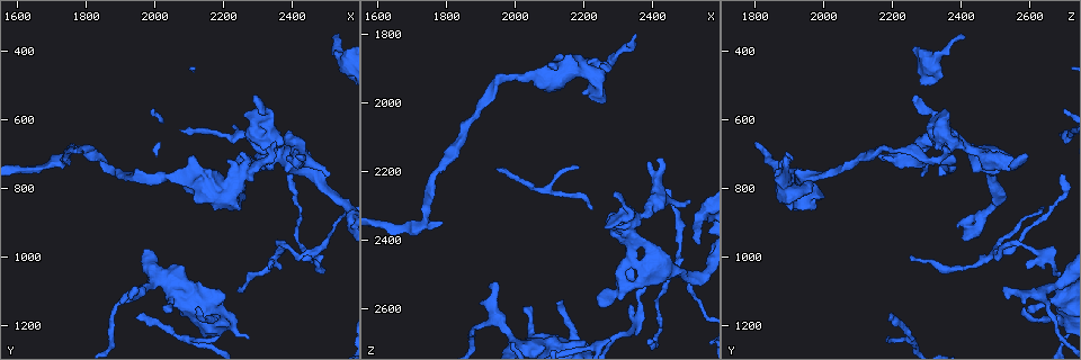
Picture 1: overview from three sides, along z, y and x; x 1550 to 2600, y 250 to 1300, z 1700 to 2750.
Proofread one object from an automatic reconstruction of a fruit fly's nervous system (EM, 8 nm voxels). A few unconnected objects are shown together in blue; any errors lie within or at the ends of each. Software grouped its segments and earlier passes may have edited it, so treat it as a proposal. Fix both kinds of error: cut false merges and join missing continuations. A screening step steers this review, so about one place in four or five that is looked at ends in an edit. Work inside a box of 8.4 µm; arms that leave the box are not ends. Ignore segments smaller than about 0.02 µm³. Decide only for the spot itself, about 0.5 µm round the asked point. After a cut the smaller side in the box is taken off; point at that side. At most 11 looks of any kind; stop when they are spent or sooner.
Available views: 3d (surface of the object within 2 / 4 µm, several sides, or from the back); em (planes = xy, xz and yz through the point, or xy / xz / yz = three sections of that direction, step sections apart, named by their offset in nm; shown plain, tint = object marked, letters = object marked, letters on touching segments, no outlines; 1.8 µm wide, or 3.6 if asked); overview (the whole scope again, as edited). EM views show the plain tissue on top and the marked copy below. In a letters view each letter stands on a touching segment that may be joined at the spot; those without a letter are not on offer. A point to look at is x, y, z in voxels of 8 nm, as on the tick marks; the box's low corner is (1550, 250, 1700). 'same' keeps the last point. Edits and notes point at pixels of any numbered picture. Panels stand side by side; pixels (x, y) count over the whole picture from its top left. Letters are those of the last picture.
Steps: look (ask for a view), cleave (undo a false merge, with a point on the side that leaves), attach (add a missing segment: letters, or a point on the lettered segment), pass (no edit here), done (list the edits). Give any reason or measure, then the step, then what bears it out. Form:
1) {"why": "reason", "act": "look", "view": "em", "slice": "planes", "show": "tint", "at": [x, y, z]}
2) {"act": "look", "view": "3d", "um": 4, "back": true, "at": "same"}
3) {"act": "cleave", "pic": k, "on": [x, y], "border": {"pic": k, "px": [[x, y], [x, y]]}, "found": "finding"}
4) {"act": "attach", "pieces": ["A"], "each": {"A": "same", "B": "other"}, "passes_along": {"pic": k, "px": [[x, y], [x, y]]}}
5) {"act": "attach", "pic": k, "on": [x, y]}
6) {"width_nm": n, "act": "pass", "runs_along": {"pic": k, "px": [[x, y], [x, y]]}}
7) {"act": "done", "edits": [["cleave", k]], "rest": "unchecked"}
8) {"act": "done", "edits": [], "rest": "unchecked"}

{"act": "look", "view": "em", "slice": "xy", "step": 16, "show": "tint", "at": [2465, 985, 2490]}

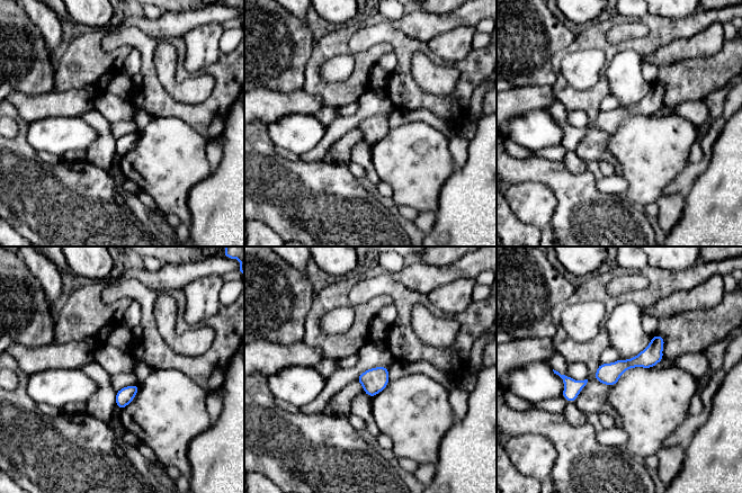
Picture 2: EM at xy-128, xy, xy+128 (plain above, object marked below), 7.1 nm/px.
{"act": "look", "view": "em", "slice": "xy", "step": 16, "show": "letters", "at": "same"}

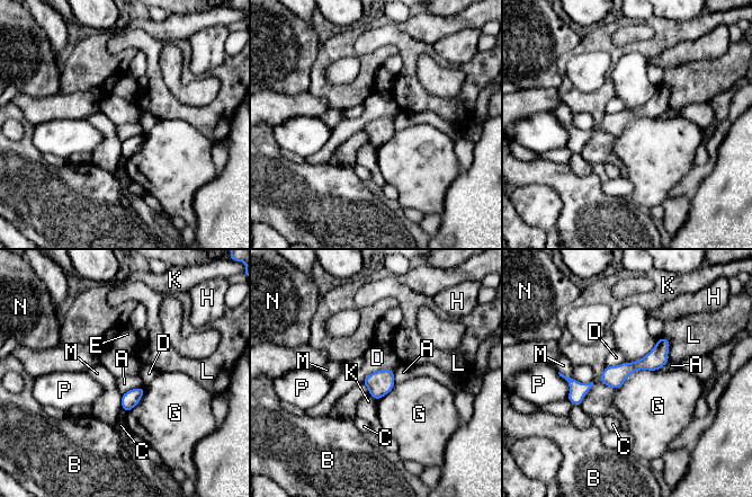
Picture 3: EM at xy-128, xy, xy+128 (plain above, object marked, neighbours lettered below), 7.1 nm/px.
{"width_nm": 140, "act": "pass", "each": {"A": "other", "B": "other", "C": "other", "D": "other", "E": "other", "G": "other", "H": "other", "K": "other", "L": "other", "M": "other", "N": "other", "P": "other"}, "border": {"pic": 3, "px": [[393, 369], [376, 370], [361, 381]]}, "found": "one neuron here"}

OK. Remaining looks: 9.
{"why": "an open end", "act": "look", "view": "em", "slice": "xy", "step": 16, "show": "letters", "at": [2420, 710, 2165]}

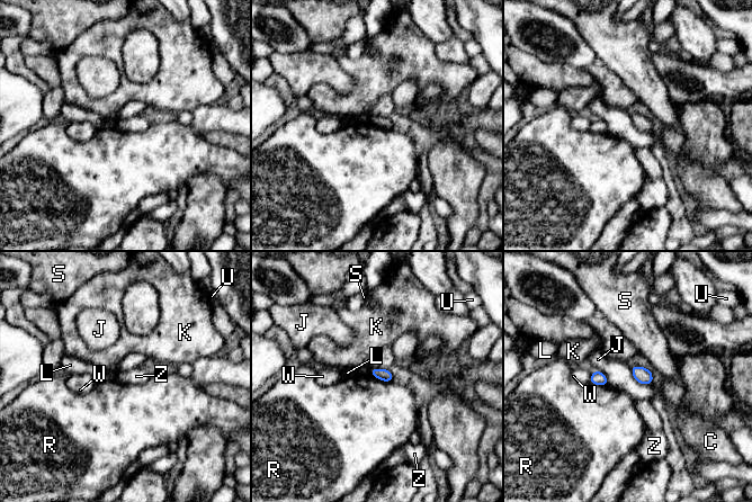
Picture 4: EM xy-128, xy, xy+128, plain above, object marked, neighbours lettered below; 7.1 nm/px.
{"act": "look", "view": "em", "slice": "planes", "show": "letters", "at": "same"}

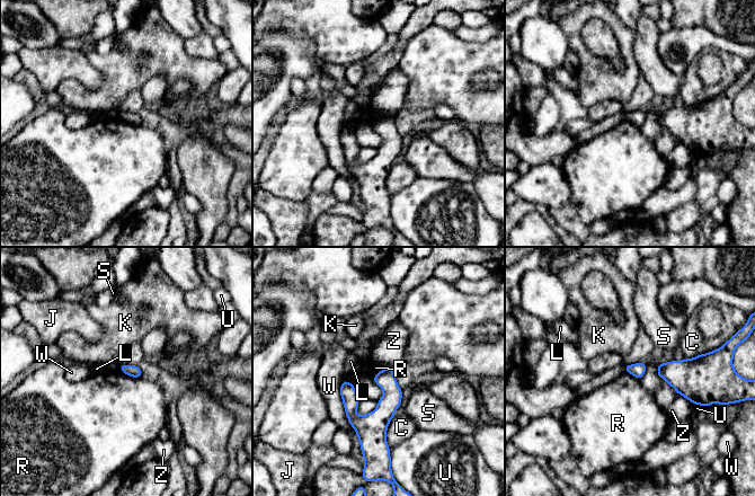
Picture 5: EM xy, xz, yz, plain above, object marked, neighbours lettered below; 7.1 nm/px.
{"longest_contact_nm": ["W", 400], "act": "pass", "each": {"C": "other", "J": "other", "K": "other", "L": "other", "R": "other", "S": "other", "U": "other", "W": "other", "Z": "other"}, "border": {"pic": 5, "px": [[118, 370], [131, 377], [141, 378]]}, "found": "none of them fits"}

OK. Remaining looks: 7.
{"act": "look", "view": "3d", "um": 2, "at": [2220, 710, 1880]}

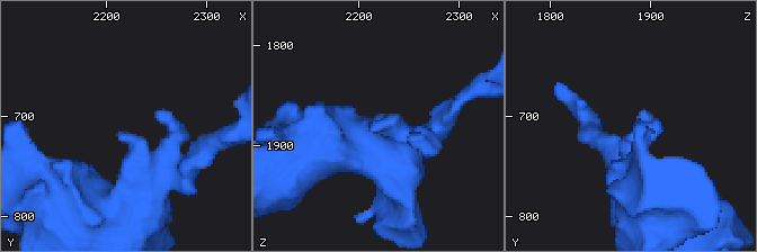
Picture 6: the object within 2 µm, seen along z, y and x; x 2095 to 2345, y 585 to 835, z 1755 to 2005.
{"why": "need the tissue", "act": "look", "view": "em", "slice": "planes", "show": "letters", "at": [2218, 714, 1882]}

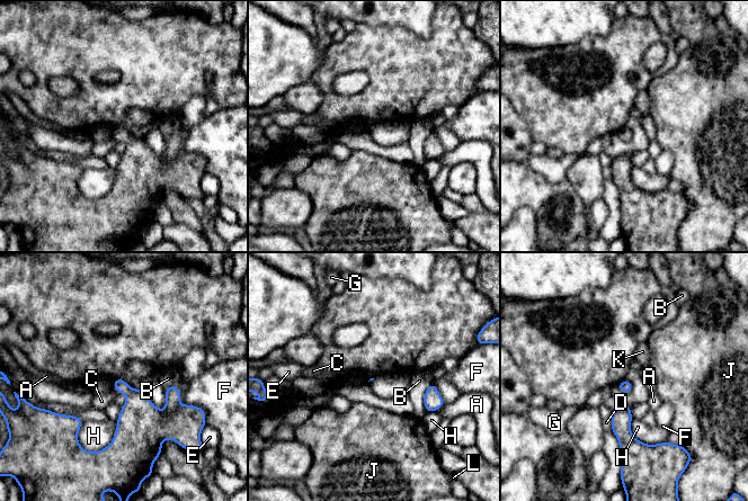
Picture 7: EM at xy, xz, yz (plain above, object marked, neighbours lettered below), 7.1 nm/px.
{"act": "pass", "each": {"A": "other", "B": "other", "C": "other", "D": "other", "E": "other", "F": "other", "G": "other", "H": "other", "J": "other", "K": "other", "L": "other"}, "border": {"pic": 7, "px": [[113, 382], [115, 388]]}, "found": "none of them fits"}

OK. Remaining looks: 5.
{"why": "an open end", "act": "look", "view": "em", "slice": "yz", "step": 4, "show": "letters", "at": [1945, 1090, 2520]}

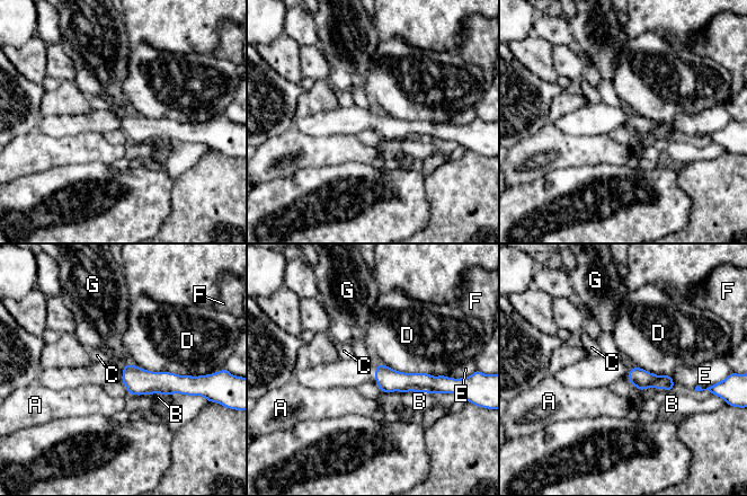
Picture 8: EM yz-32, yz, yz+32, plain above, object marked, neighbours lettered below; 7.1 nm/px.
{"width_nm": 140, "act": "pass", "each": {"A": "other", "B": "other", "C": "other", "D": "other", "E": "other", "F": "other", "G": "other"}, "border": {"pic": 8, "px": [[129, 363], [123, 366]]}, "found": "none of them fits"}

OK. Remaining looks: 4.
{"act": "done", "edits": [], "rest": "unchecked"}

